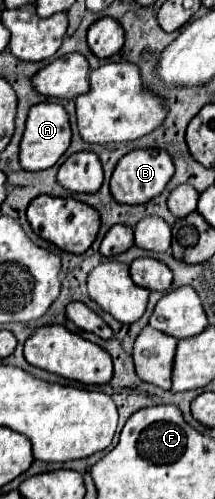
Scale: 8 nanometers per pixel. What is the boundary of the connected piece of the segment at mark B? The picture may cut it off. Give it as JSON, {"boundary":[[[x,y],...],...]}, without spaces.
{"boundary":[[[135,149],[125,157],[121,157],[121,161],[117,163],[111,177],[111,195],[115,197],[117,203],[125,203],[125,205],[147,203],[165,189],[173,173],[175,173],[175,165],[165,149]]]}

